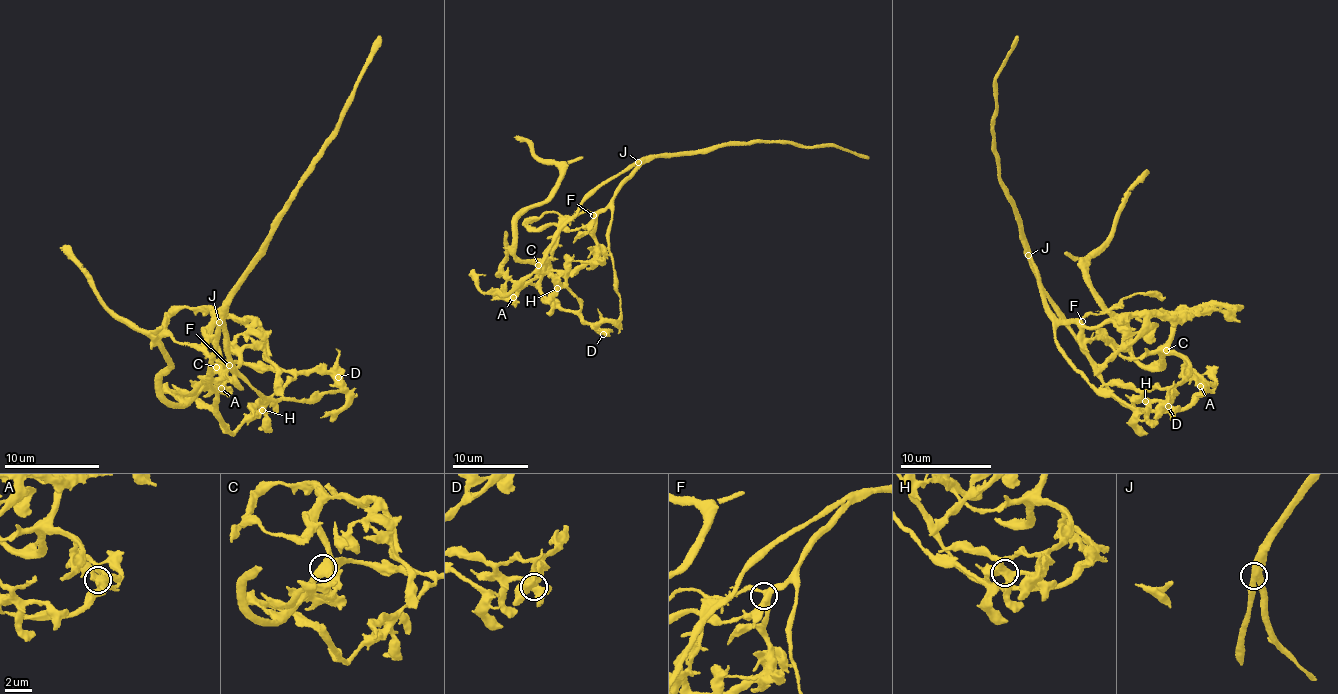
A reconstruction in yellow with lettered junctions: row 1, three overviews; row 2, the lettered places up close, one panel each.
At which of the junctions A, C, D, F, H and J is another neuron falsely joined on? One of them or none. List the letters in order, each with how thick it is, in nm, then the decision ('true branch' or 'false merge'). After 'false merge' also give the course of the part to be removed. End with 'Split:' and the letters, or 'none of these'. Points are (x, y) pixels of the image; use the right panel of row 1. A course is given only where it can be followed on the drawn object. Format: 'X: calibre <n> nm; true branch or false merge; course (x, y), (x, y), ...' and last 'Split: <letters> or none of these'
A: calibre 500 nm; true branch
C: calibre 480 nm; true branch
D: calibre 550 nm; true branch
F: calibre 380 nm; true branch
H: calibre 500 nm; false merge; course (1146, 401), (1128, 405), (1108, 384), (1043, 291), (1002, 181), (993, 143), (996, 74), (1018, 37)
J: calibre 400 nm; true branch
Split: H

